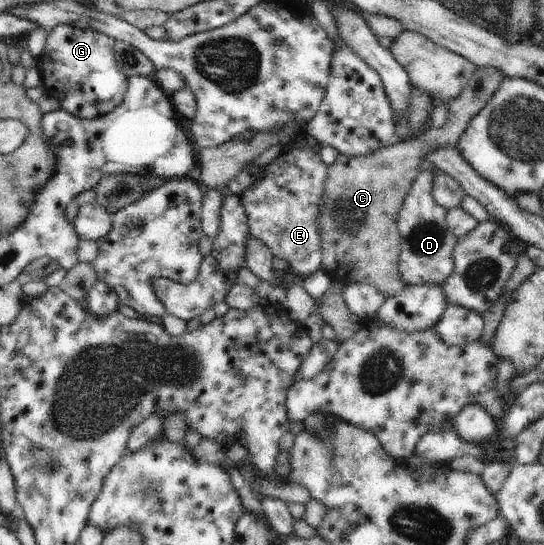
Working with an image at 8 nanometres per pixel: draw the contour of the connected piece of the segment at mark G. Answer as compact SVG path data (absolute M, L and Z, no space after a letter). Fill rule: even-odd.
M56 25L45 43L44 53L37 57L42 85L46 93L56 97L61 109L80 119L94 119L110 113L124 101L128 78L118 67L114 43L106 33L96 29L80 29L74 25Z

